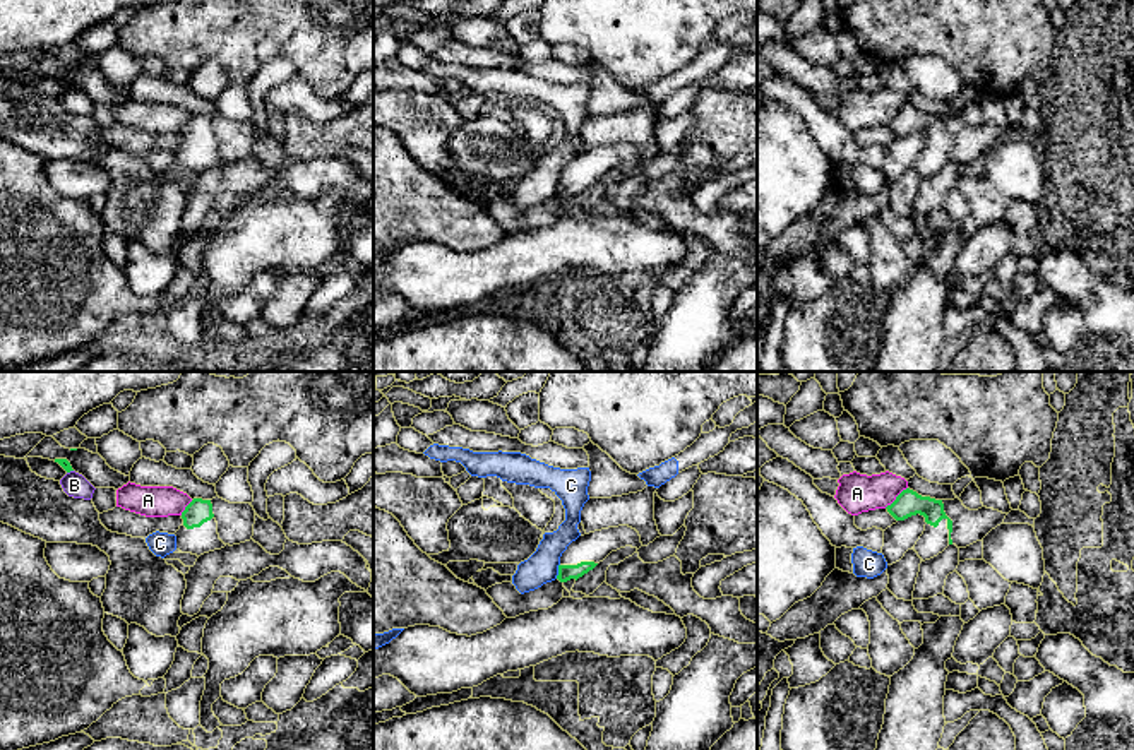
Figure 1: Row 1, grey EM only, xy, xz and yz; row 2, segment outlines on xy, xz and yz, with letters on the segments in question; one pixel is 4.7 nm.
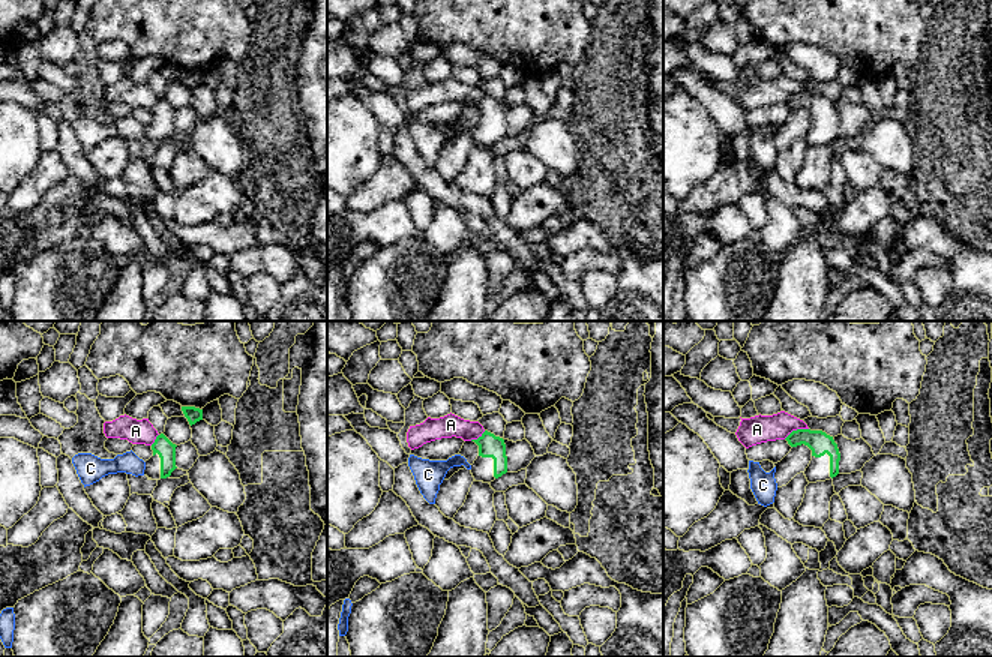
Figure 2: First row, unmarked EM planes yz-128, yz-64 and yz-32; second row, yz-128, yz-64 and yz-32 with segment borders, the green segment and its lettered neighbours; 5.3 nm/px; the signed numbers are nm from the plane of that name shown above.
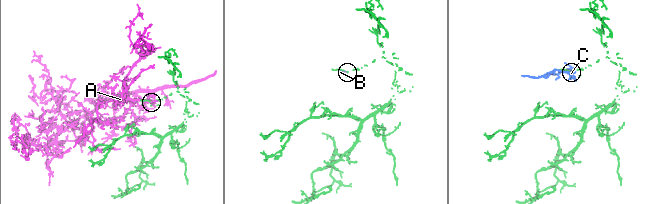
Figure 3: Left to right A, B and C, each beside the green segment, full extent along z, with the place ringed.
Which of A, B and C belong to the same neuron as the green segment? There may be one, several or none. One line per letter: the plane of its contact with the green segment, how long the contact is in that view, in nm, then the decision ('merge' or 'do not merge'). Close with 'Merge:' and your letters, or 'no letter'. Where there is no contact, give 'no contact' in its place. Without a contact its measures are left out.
A: meets green in yz; contact 150 nm long; do not merge
B: meets green in xy; contact 40 nm long; do not merge
C: meets green in xz; contact 70 nm long; do not merge
Merge: no letter

